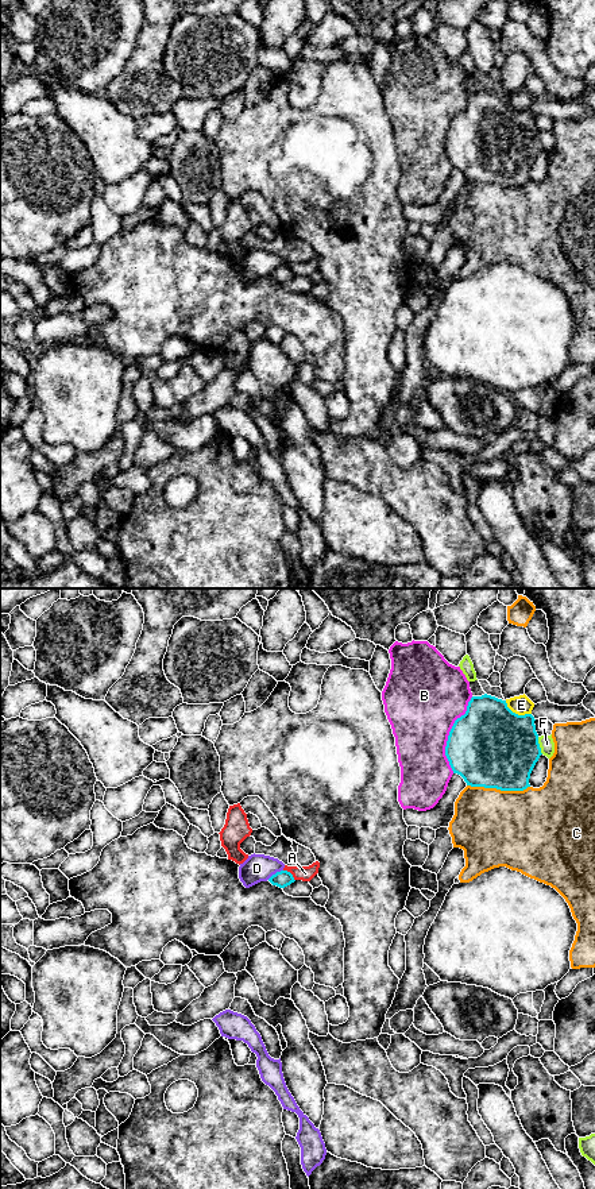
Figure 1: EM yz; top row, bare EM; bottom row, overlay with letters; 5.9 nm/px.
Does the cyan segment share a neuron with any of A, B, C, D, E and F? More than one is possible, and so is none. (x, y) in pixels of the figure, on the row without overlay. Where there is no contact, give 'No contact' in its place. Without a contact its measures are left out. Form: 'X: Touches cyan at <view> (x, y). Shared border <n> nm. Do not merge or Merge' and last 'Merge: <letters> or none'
A: Touches cyan at yz (290, 269). Shared border 100 nm. Do not merge
B: Touches cyan at yz (449, 130). Shared border 480 nm. Do not merge
C: Touches cyan at yz (498, 184). Shared border 380 nm. Do not merge
D: Touches cyan at yz (275, 269). Shared border 110 nm. Do not merge
E: Touches cyan at yz (517, 109). Shared border 180 nm. Do not merge
F: Touches cyan at yz (539, 141). Shared border 110 nm. Do not merge
Merge: none

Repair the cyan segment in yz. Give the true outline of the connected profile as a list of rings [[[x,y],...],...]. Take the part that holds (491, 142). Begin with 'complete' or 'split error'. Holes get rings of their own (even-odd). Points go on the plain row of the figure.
complete | [[[491,90],[472,92],[464,111],[457,113],[449,127],[445,151],[453,169],[460,170],[467,181],[523,186],[538,157],[541,143],[532,109],[513,108],[506,96]]]

